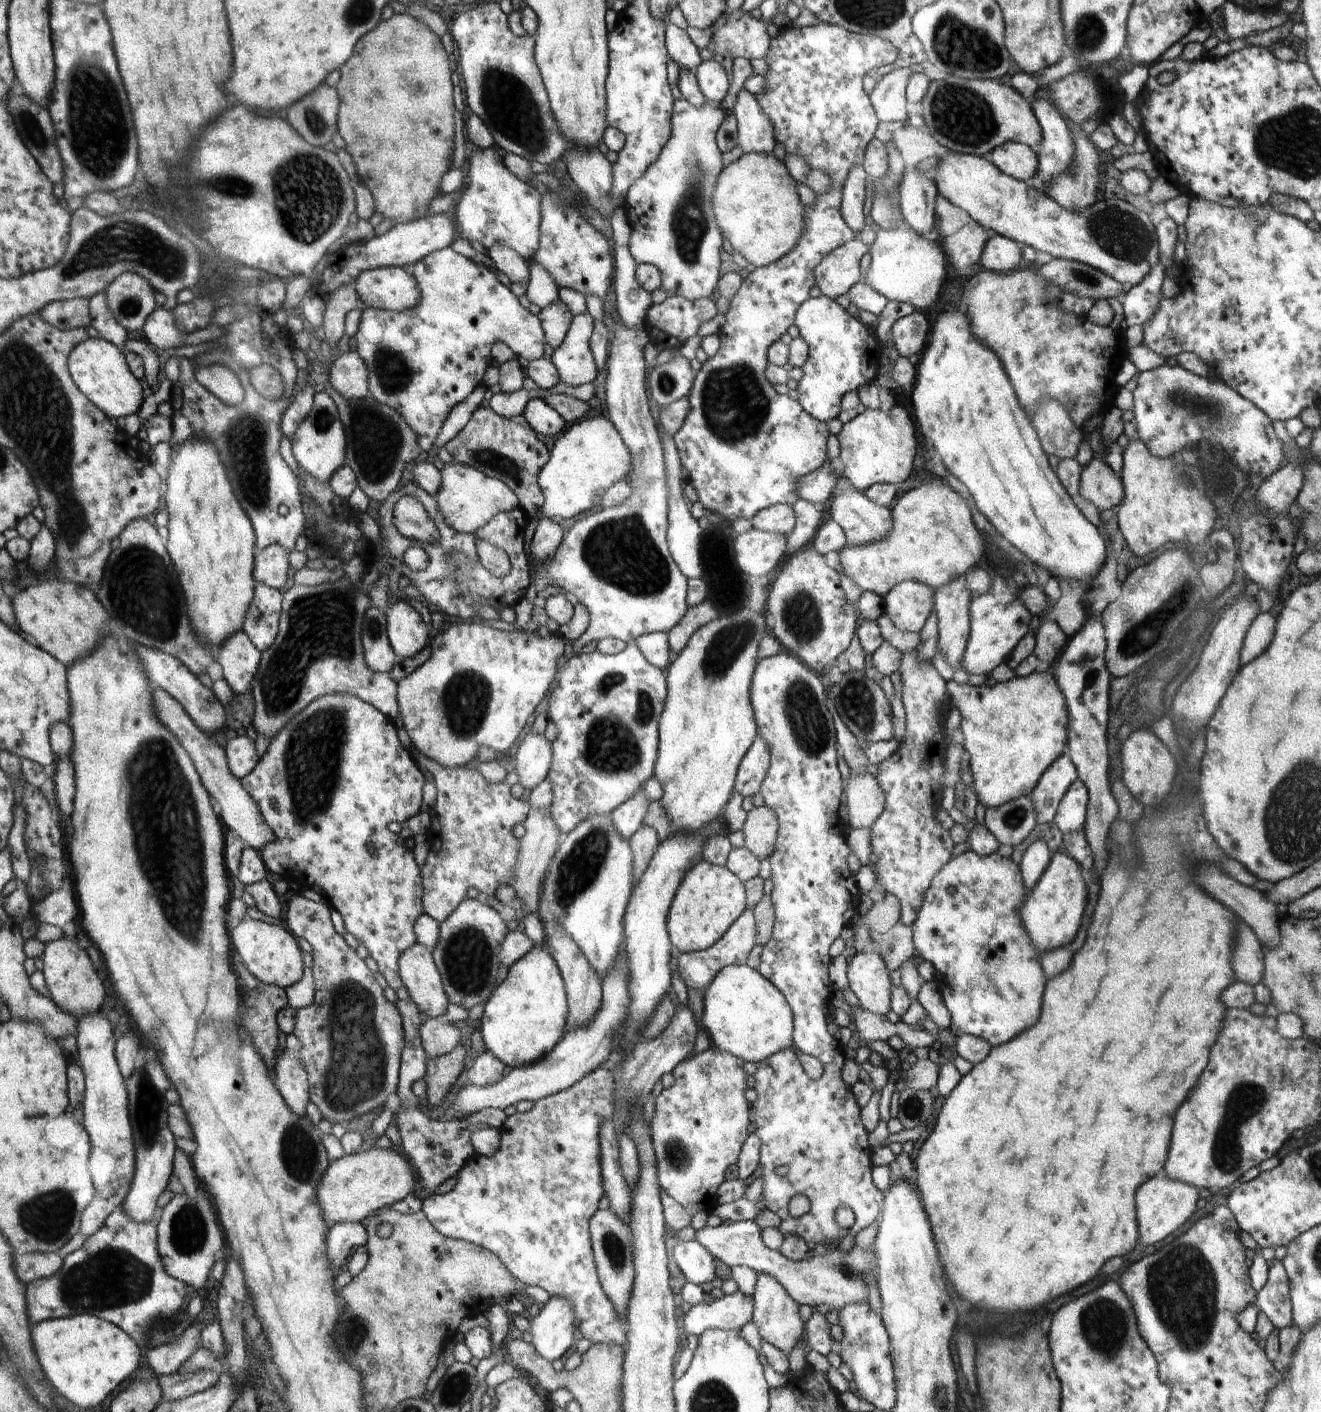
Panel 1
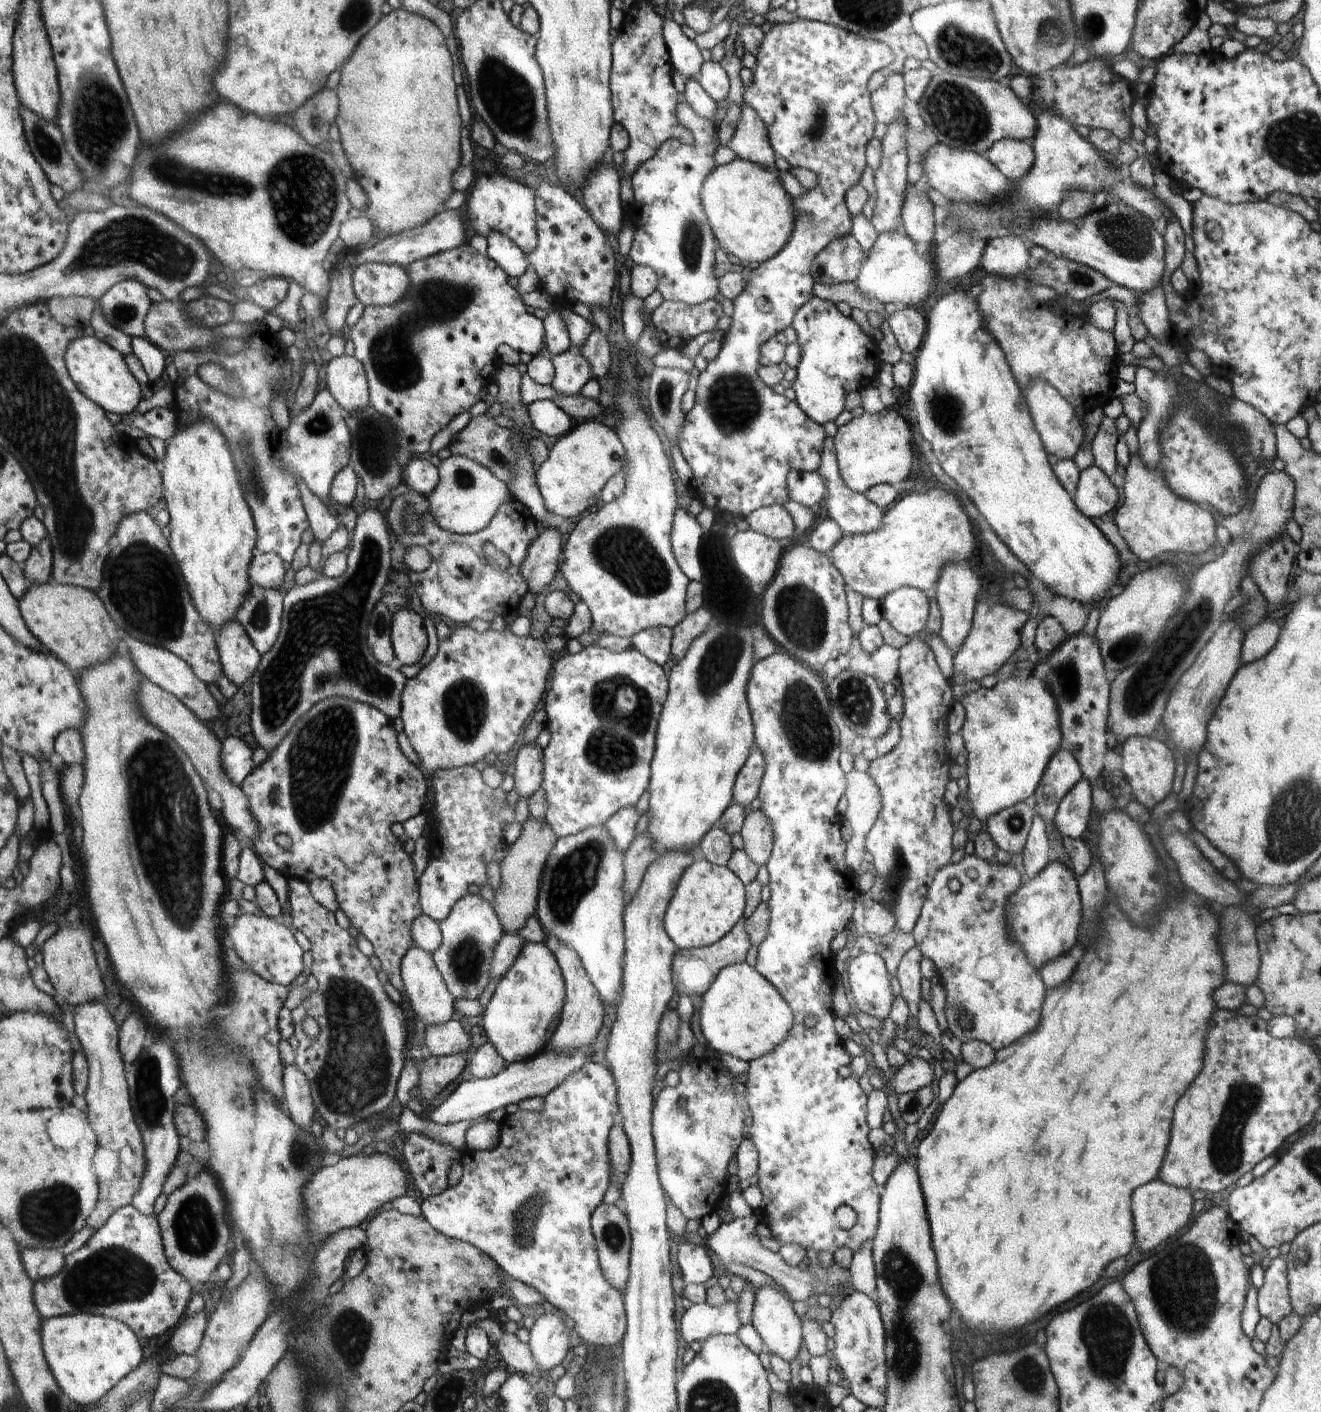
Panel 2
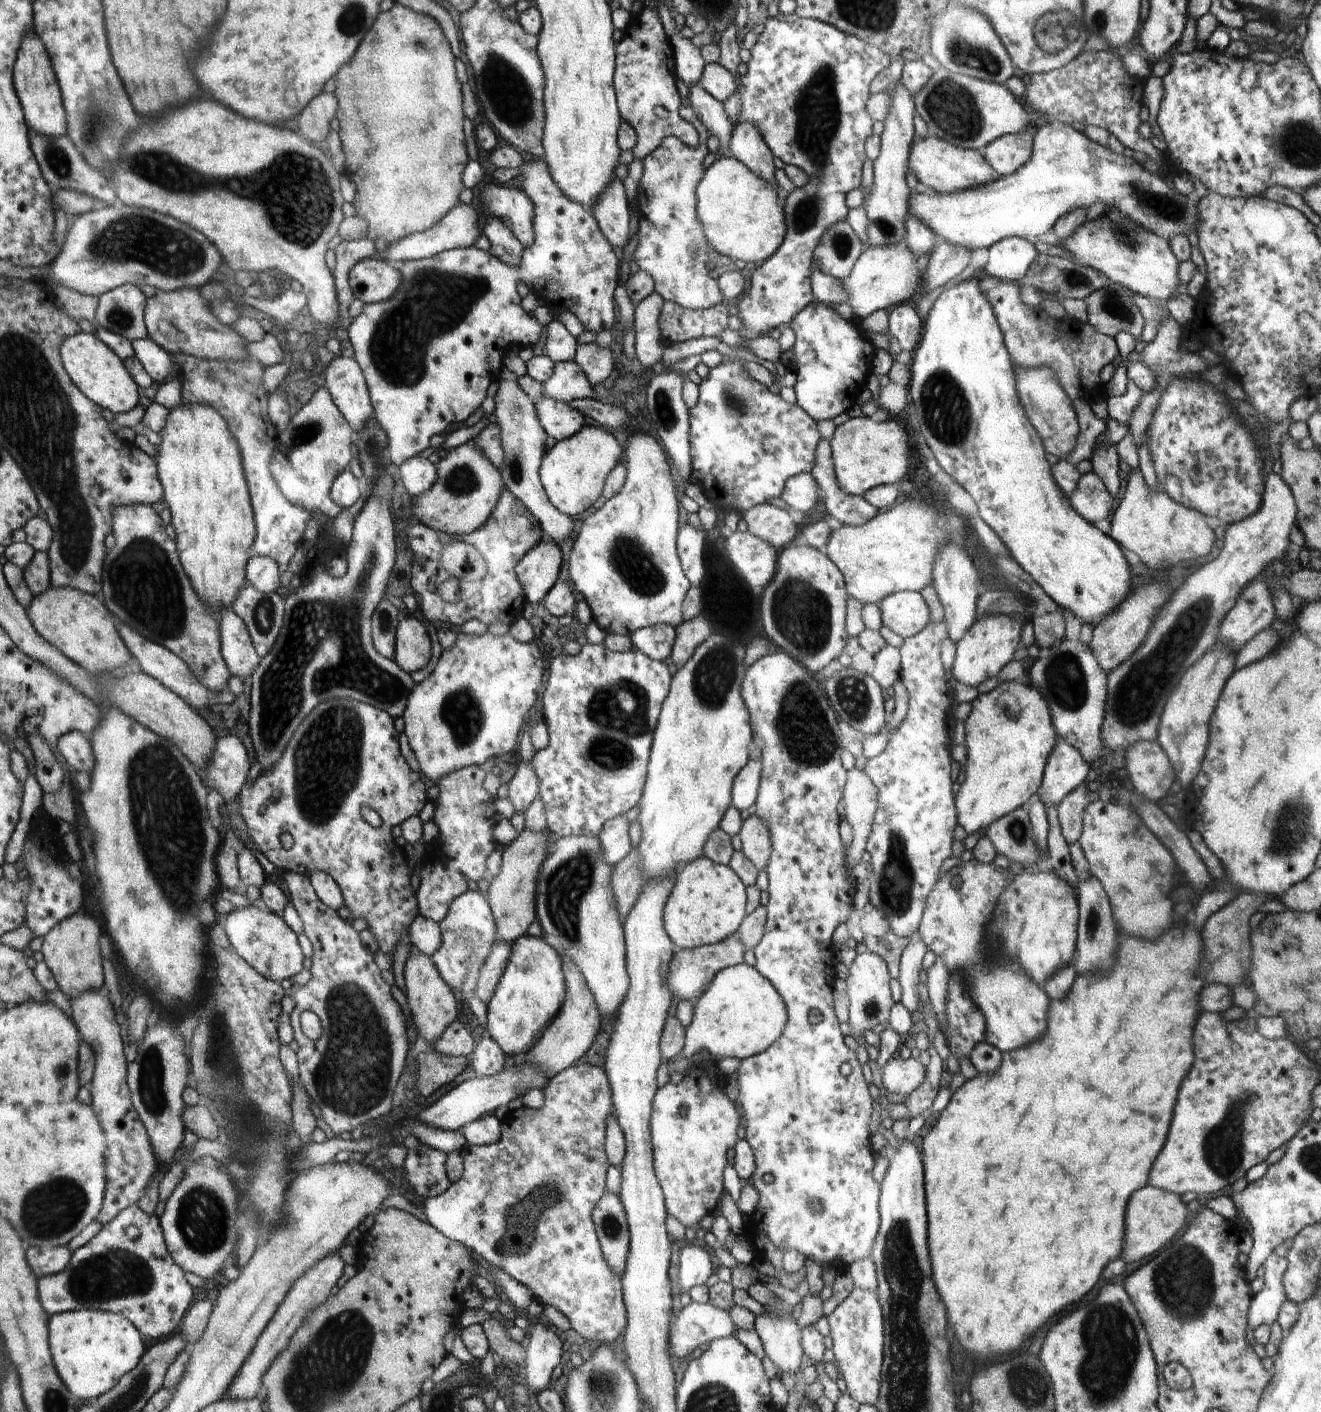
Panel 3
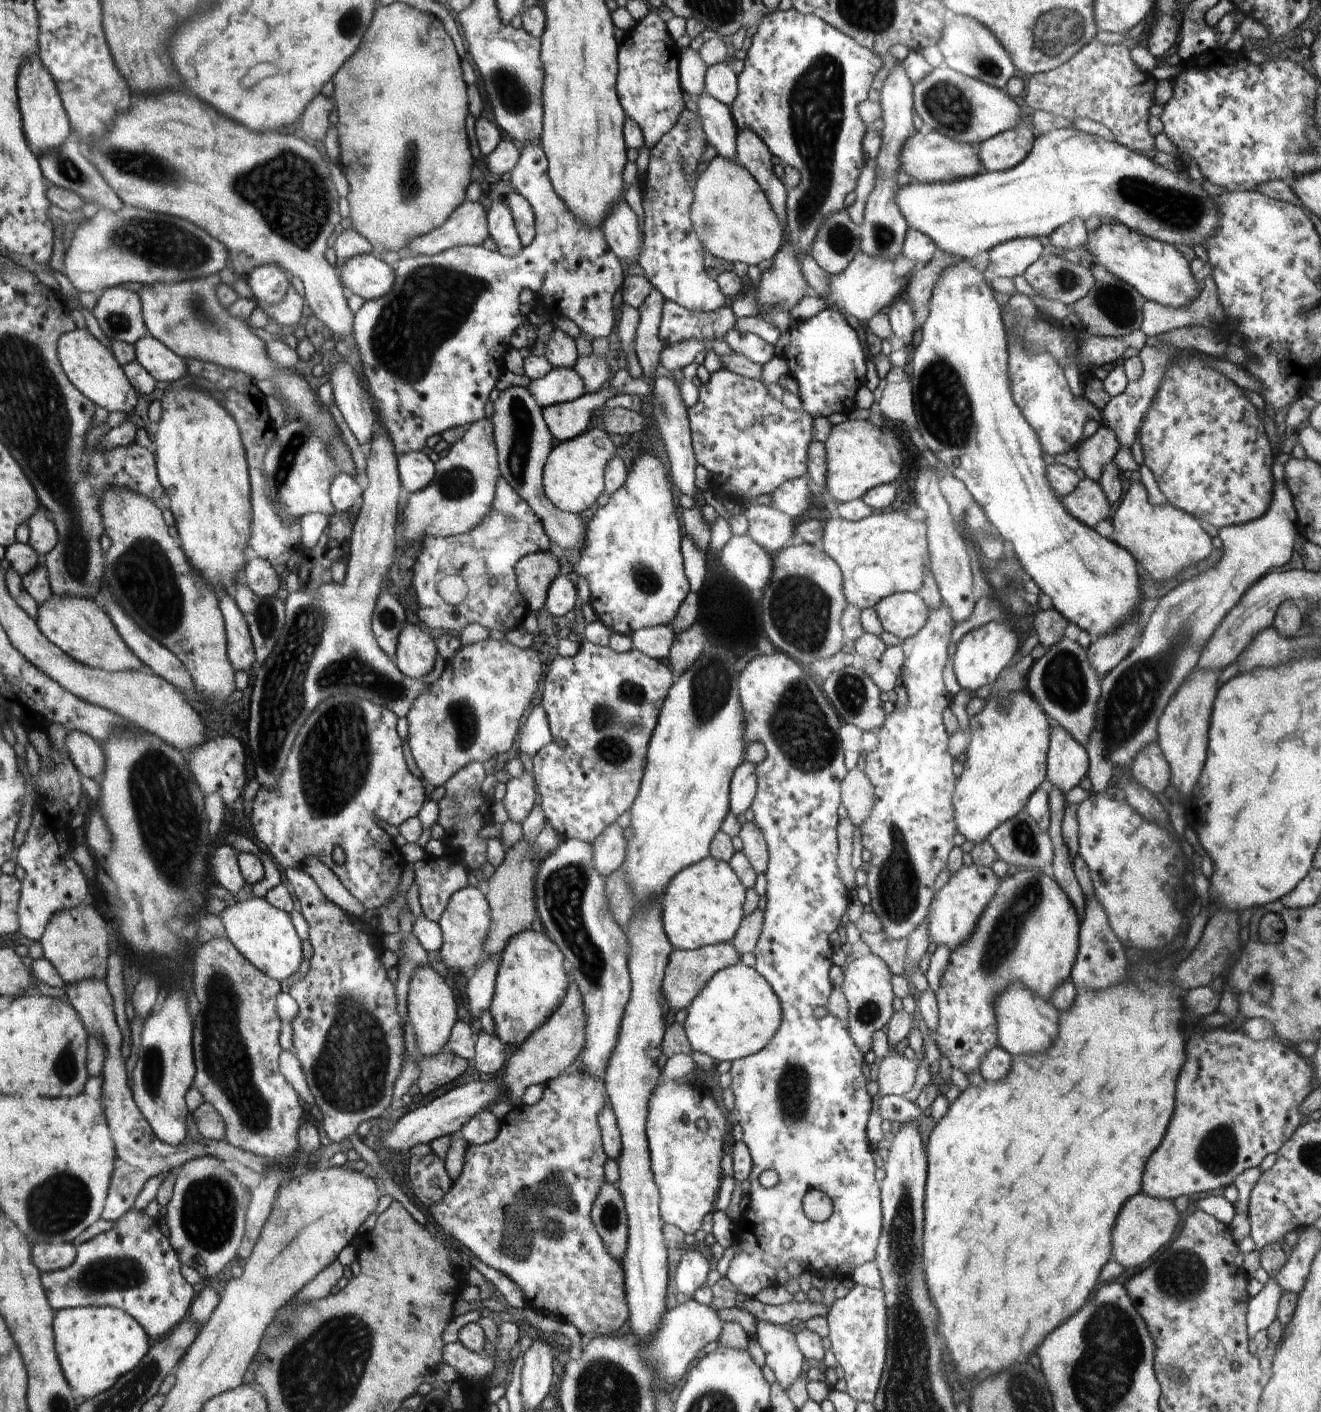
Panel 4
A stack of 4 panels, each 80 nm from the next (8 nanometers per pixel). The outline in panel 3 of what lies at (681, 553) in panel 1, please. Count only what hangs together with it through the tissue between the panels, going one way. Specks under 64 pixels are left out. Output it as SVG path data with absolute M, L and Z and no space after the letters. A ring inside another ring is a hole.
M685 523L679 529L676 550L689 581L692 586L698 587L700 582L704 580L703 574L706 574L704 562L702 562L702 558L704 558L704 533Z

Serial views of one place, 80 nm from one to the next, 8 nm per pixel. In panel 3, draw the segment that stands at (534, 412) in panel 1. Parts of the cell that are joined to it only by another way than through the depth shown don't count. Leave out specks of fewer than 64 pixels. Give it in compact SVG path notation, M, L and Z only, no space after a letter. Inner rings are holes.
M542 397L535 406L542 427L554 440L566 440L584 428L586 416L569 403Z

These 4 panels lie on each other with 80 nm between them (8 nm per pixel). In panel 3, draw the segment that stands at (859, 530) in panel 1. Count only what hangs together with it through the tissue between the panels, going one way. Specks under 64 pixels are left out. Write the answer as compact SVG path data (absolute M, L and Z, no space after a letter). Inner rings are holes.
M820 440L818 459L812 468L812 477L816 480L822 496L822 504L826 506L833 523L847 526L861 526L875 519L877 509L863 496L848 496L839 488L834 468L832 468L831 446L828 440Z

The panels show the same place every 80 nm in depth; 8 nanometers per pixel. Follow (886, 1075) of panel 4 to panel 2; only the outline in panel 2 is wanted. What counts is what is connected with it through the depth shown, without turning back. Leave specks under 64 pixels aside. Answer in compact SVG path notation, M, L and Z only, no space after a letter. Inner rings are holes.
M920 1057L909 1058L908 1061L894 1074L891 1082L895 1093L909 1093L920 1090L922 1087L930 1087L934 1080L931 1062Z

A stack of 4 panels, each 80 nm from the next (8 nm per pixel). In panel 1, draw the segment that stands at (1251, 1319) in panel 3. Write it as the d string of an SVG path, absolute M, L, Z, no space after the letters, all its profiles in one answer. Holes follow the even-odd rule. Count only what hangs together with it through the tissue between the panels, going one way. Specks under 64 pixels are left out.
M1274 1260L1266 1284L1256 1293L1255 1304L1259 1312L1263 1312L1279 1331L1293 1324L1289 1290L1289 1278L1284 1265Z

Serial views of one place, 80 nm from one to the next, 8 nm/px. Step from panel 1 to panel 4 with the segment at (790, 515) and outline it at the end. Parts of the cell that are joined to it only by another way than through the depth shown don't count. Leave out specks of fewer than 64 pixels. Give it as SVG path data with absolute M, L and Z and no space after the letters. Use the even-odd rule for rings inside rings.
M750 505L745 510L745 517L748 519L748 534L758 544L765 548L765 551L777 554L784 550L790 537L796 532L796 521L786 513L780 512L777 508L768 505Z

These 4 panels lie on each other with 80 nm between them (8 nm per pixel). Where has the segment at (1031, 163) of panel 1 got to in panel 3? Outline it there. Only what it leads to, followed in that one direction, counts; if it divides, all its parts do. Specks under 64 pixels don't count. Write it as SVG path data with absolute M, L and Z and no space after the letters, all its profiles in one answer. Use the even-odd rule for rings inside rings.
M1028 129L1017 134L1000 136L1000 139L984 148L984 158L999 176L1012 175L1030 160L1033 138L1033 130Z

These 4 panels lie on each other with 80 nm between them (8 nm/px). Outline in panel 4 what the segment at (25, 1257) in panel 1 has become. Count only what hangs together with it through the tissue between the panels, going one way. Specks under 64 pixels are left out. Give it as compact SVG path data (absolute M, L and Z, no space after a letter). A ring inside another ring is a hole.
M38 1243L33 1247L36 1264L43 1273L67 1269L78 1256L79 1250L73 1243Z

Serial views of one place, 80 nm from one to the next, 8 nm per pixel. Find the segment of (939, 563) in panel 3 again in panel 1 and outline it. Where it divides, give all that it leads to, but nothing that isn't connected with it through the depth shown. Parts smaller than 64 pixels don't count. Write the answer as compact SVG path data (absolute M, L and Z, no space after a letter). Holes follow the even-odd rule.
M966 574L939 588L934 594L934 611L937 614L937 650L944 656L946 664L955 672L963 668L963 656L970 642L971 592L967 590Z

